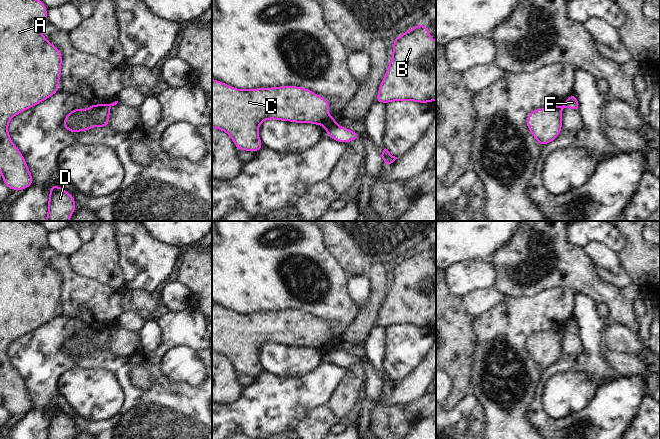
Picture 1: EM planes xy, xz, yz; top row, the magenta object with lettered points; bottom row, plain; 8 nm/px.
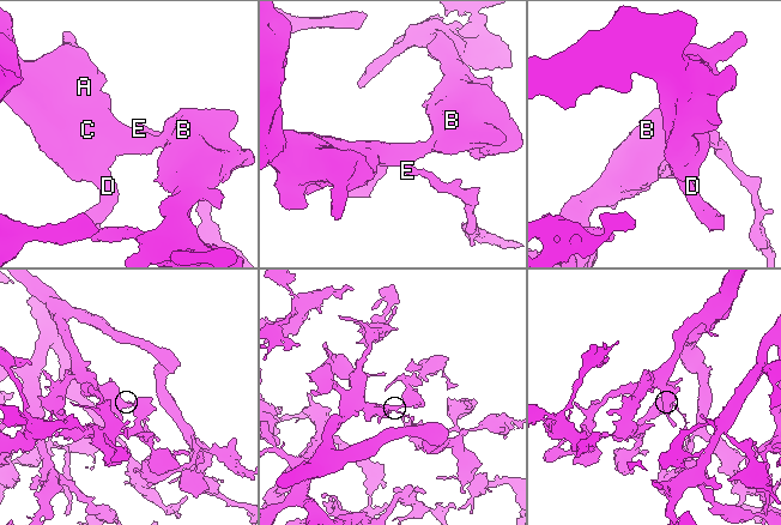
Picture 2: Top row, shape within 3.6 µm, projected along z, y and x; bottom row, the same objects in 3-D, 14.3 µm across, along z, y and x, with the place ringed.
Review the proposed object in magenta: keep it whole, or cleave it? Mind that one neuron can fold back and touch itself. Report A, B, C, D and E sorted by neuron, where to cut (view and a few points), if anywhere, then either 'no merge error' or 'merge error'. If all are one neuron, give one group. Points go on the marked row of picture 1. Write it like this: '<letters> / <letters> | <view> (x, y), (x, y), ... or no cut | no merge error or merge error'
A B C D / E | xz (335, 123), (326, 130) | merge error

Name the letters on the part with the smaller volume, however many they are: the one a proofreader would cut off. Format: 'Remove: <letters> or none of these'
Remove: E

